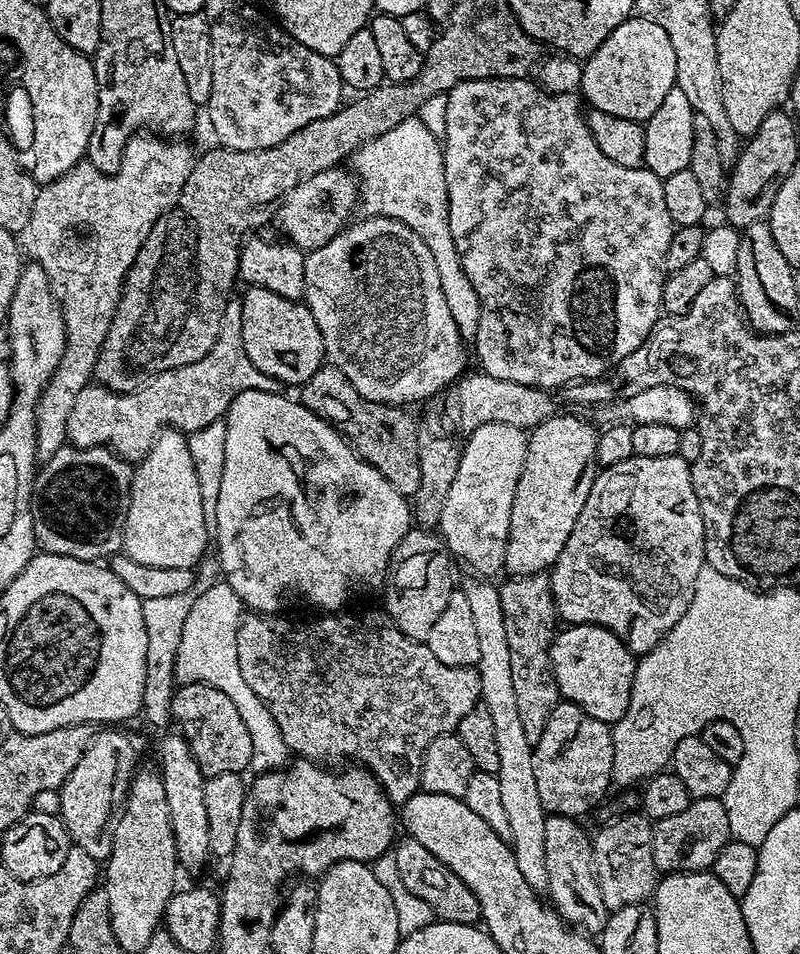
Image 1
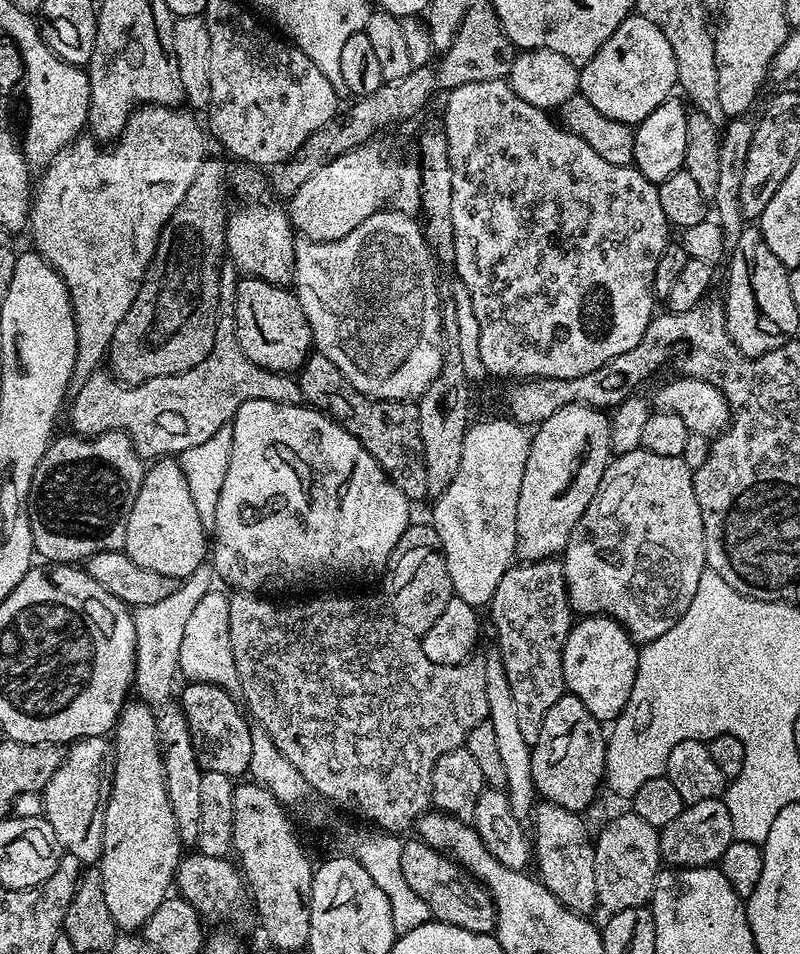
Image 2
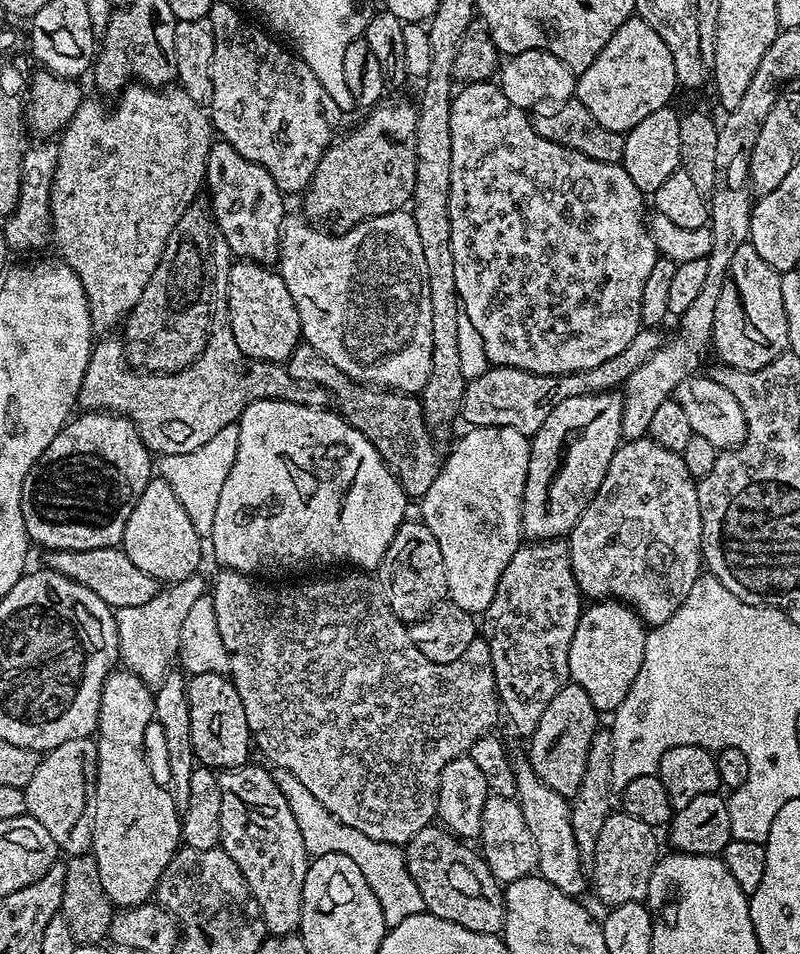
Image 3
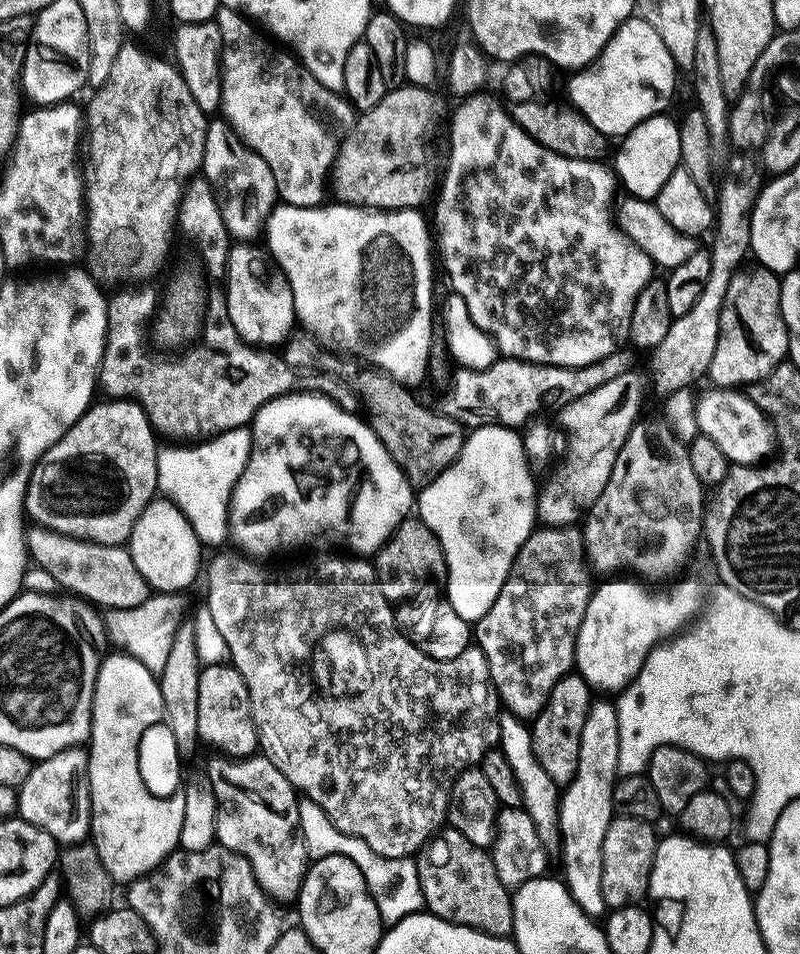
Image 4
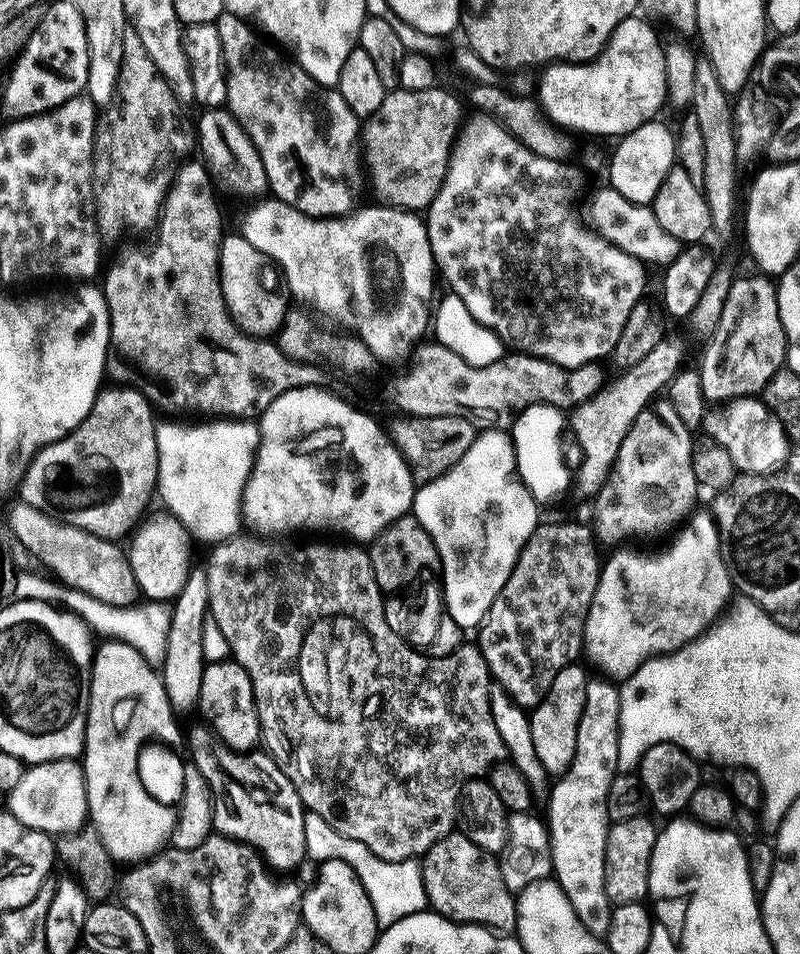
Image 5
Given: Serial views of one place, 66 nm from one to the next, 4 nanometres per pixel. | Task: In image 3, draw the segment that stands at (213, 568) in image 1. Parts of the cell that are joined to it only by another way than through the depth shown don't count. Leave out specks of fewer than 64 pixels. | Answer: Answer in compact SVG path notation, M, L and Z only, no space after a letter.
M195 572L185 579L167 585L166 590L161 589L145 605L122 607L115 611L121 663L127 671L134 673L140 681L151 688L160 687L177 661L182 625L186 622L191 607L207 593L208 582L201 574Z

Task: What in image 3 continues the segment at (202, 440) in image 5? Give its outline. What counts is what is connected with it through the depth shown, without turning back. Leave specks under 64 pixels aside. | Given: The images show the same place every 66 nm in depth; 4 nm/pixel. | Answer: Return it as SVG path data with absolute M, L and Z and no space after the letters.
M237 423L224 427L206 442L198 450L191 451L190 454L168 455L161 457L158 470L161 477L177 494L183 508L190 516L190 520L195 524L195 530L202 538L209 537L214 526L214 517L218 510L218 500L222 494L222 487L226 478L229 477L230 470L237 458L238 450L238 430Z

